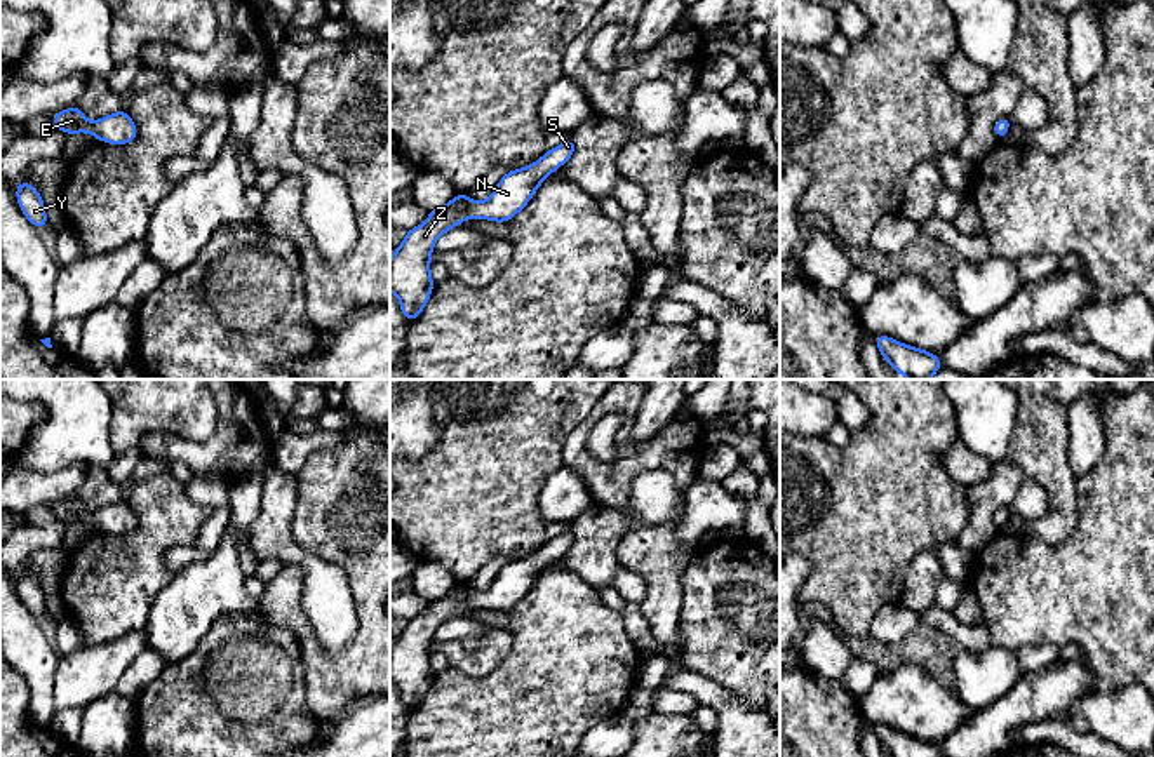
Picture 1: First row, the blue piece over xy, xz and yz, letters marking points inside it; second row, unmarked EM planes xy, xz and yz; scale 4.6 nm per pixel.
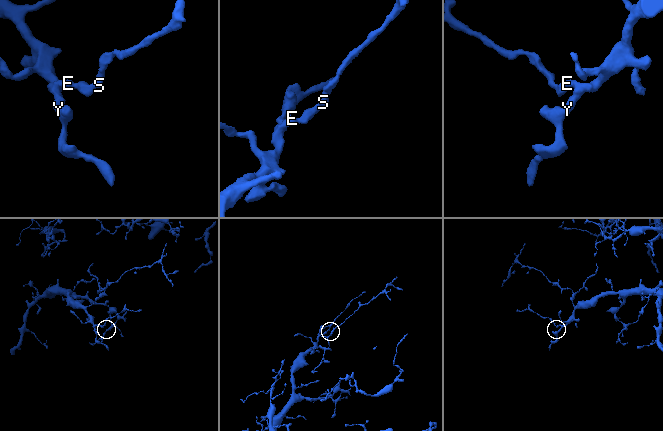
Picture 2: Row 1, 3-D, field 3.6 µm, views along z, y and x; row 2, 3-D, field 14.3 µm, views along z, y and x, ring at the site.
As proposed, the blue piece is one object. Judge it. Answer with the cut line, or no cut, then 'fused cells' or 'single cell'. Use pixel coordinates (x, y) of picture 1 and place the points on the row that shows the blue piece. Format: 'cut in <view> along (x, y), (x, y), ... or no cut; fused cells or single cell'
no cut; single cell

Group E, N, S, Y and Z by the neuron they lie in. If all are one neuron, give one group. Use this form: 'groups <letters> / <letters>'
groups E N S Y Z

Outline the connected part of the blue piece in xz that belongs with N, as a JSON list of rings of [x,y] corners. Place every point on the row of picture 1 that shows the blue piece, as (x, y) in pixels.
[[[576,139],[548,150],[529,167],[513,169],[501,178],[493,195],[484,202],[472,202],[458,193],[449,204],[430,209],[425,224],[407,230],[404,242],[392,252],[390,291],[397,294],[407,322],[421,315],[433,291],[430,254],[435,240],[463,219],[512,219],[534,195],[536,188],[574,153]]]

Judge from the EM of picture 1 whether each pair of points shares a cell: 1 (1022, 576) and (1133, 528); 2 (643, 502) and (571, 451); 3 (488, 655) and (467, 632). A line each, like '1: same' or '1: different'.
1: same
2: different
3: different

